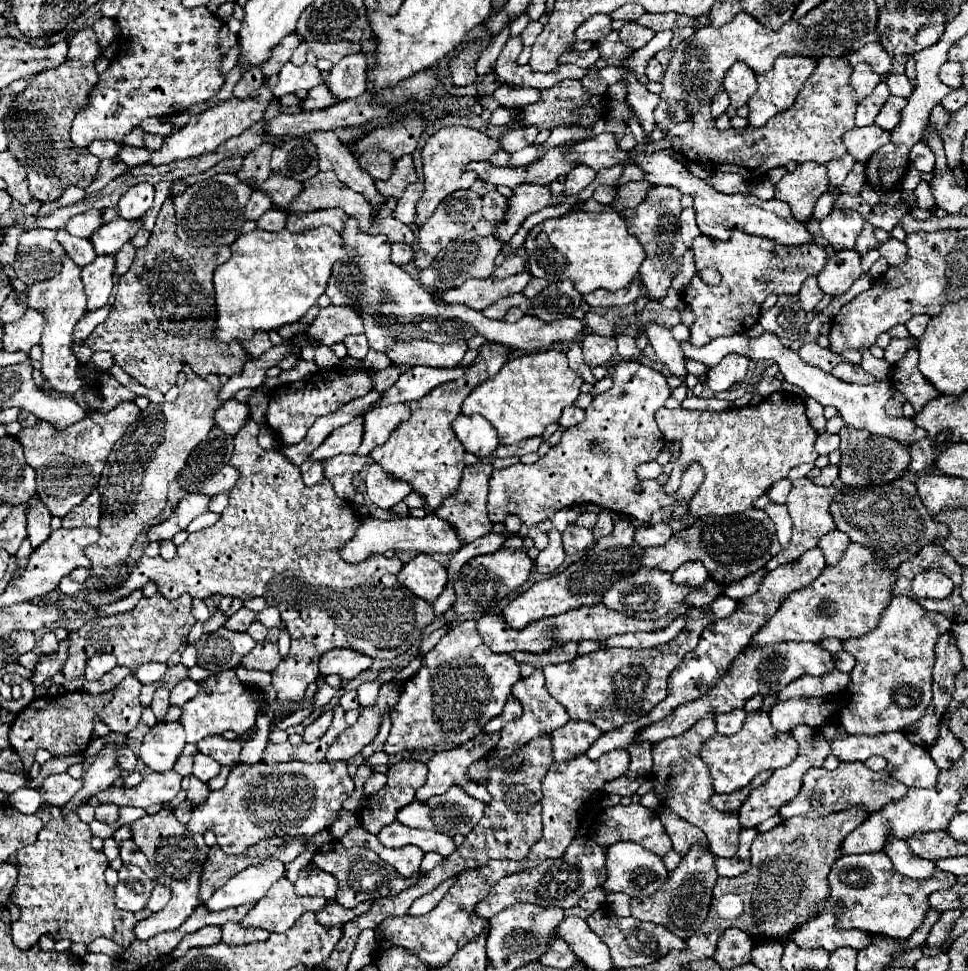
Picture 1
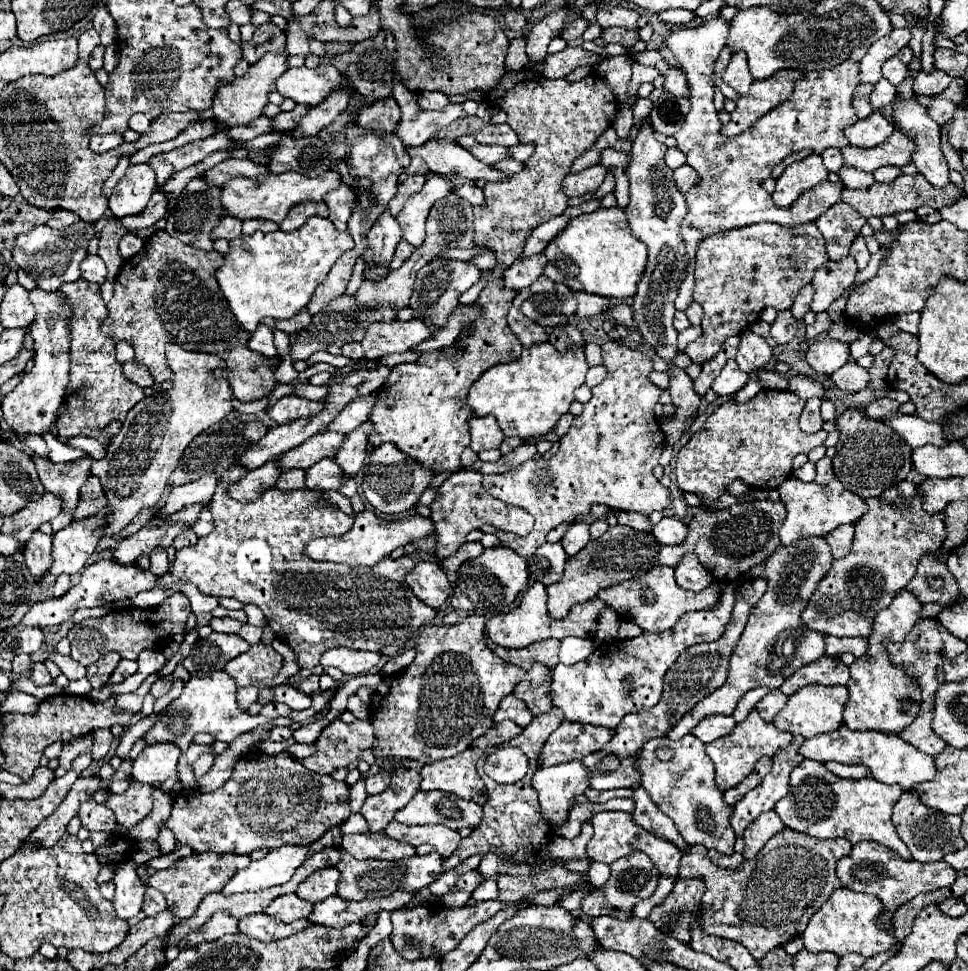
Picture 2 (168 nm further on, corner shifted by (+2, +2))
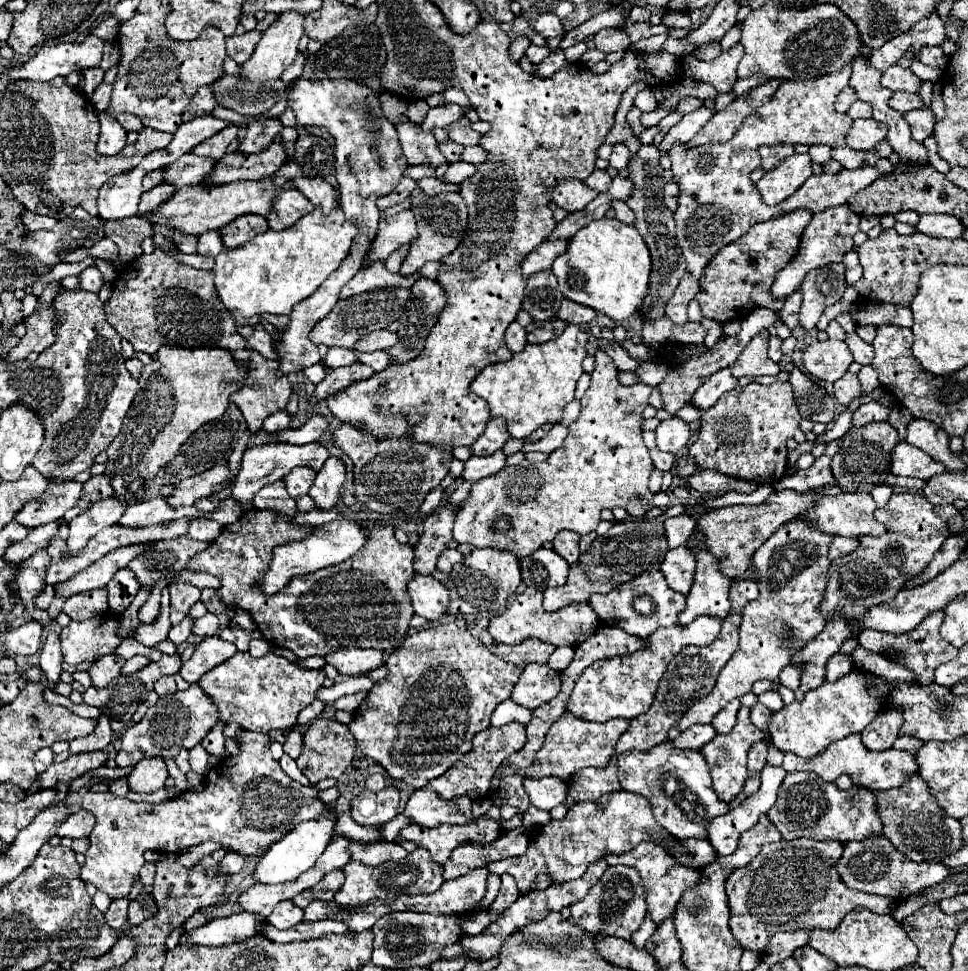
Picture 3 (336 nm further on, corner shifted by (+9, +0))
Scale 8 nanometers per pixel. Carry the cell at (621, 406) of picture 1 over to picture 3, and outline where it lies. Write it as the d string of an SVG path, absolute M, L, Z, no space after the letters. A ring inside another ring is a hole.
M596 352L594 358L596 368L592 372L590 388L580 400L580 416L568 426L562 448L554 450L543 462L506 466L500 472L474 482L454 520L452 536L458 544L500 548L514 552L518 558L528 558L542 542L554 540L560 530L572 530L580 536L592 532L598 526L604 508L626 508L626 504L638 496L644 504L652 502L648 478L654 472L654 464L642 442L640 428L642 410L648 406L652 388L642 382L622 386L610 356ZM502 516L510 520L510 530L504 534L494 530L494 522Z

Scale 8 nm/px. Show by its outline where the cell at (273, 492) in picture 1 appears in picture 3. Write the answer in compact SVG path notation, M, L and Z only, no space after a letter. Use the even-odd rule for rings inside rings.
M248 510L236 520L234 524L226 526L218 540L210 544L208 550L198 554L198 558L190 560L190 570L194 572L210 572L212 576L222 580L222 588L216 590L218 598L226 606L242 608L250 612L252 620L256 622L258 630L262 632L264 640L268 640L274 646L282 646L292 650L296 656L310 658L310 656L326 656L338 648L378 648L378 650L396 650L402 640L408 634L410 618L414 616L412 602L406 590L406 584L414 578L412 558L414 550L410 544L400 544L394 538L394 528L380 526L380 528L368 528L368 542L364 548L360 548L352 558L348 558L342 564L328 566L322 570L316 570L314 574L306 574L302 578L294 578L282 594L258 594L254 590L254 582L262 576L262 570L270 564L272 548L290 542L294 538L302 538L312 532L312 526L296 528L292 526L290 518L276 516L270 510Z

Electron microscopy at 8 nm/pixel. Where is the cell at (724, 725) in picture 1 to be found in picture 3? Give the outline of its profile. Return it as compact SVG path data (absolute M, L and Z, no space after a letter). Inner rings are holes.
M710 724L692 726L684 734L680 734L676 740L672 740L672 746L678 748L678 750L700 750L714 736L716 736L716 730Z

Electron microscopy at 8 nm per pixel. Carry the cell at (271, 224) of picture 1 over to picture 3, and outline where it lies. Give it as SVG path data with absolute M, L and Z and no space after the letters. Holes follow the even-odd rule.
M244 214L242 218L234 218L234 222L228 222L226 226L222 226L220 238L224 242L226 248L236 248L246 244L248 240L252 240L258 234L264 234L268 230L268 222L262 216L254 216L254 214Z

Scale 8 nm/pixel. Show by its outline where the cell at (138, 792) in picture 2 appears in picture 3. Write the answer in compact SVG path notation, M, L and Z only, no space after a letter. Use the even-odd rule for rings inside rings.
M240 732L240 734L236 734L234 742L238 744L240 752L238 752L236 756L228 756L228 758L220 760L220 762L206 774L206 786L204 786L202 792L184 792L184 794L180 794L178 798L160 802L158 806L154 806L154 804L150 804L150 802L130 802L128 798L120 798L120 796L114 796L114 794L110 794L110 792L100 794L100 792L90 792L90 790L88 790L88 792L84 794L84 804L82 804L82 808L88 810L88 812L92 812L92 814L96 816L96 826L94 826L94 830L92 830L92 834L90 834L90 848L88 848L88 852L86 852L86 862L84 862L84 866L80 868L80 878L82 878L82 882L94 884L98 890L106 892L112 900L116 900L116 898L126 898L126 896L130 894L130 888L134 886L134 882L140 878L138 872L140 872L140 868L144 866L144 852L146 852L146 850L154 850L154 852L162 852L162 854L166 854L166 852L168 852L168 854L176 854L176 852L182 852L182 850L186 850L186 848L190 848L190 846L202 844L202 842L206 842L206 840L214 840L214 842L220 842L220 844L226 846L226 848L232 848L234 852L238 852L238 854L242 854L242 856L250 856L250 854L260 854L260 852L264 852L268 846L272 846L276 840L280 840L284 834L288 834L298 822L304 822L304 820L310 820L310 818L318 818L318 816L322 814L322 810L328 810L328 806L322 804L322 802L316 798L318 790L316 790L314 786L302 786L302 784L294 782L292 778L288 778L288 776L280 770L280 764L270 756L270 746L266 744L266 736L268 736L268 734L262 734L262 732Z

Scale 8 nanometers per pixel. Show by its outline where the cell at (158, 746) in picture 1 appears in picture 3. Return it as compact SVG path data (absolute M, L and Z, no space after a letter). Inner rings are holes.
M144 758L140 760L132 774L128 776L128 788L134 792L154 792L158 788L164 788L164 782L168 778L168 770L162 758Z

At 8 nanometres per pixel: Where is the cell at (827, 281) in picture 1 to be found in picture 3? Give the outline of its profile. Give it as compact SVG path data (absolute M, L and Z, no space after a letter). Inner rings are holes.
M830 264L818 270L812 270L802 282L802 308L800 308L800 326L804 330L812 330L822 312L836 304L846 290L842 264Z

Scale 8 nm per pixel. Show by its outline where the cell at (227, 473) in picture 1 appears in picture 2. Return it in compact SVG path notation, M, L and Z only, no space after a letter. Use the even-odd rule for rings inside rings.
M209 472L209 474L201 476L195 482L173 488L169 498L167 498L167 504L161 508L161 512L163 514L173 514L173 512L177 512L177 510L181 510L185 506L191 506L191 504L209 502L213 492L215 492L215 484L217 484L217 474Z

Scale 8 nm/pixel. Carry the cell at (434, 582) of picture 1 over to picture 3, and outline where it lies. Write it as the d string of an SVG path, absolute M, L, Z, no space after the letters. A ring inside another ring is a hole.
M416 574L408 582L408 592L412 598L414 612L426 620L440 620L448 612L450 592L432 576Z

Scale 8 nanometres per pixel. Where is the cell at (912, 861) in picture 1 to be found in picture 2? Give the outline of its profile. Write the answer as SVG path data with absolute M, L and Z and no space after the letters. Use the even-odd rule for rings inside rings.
M803 760L797 768L793 768L789 784L789 794L775 804L775 812L779 814L785 826L817 838L841 836L847 838L851 844L873 840L893 850L899 858L911 860L911 852L897 836L897 830L891 820L893 806L905 792L899 784L883 784L875 778L839 778L837 774L829 772L825 764L815 760Z

